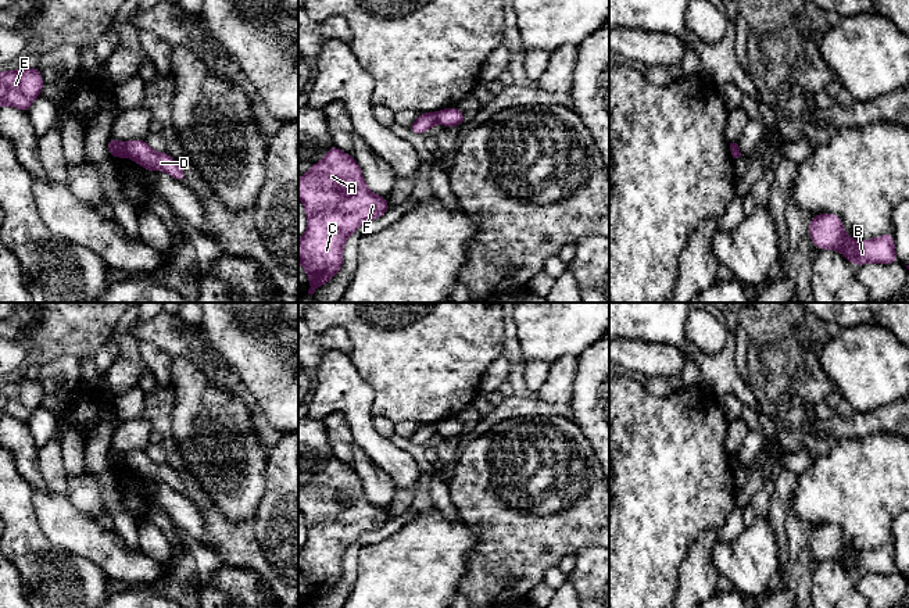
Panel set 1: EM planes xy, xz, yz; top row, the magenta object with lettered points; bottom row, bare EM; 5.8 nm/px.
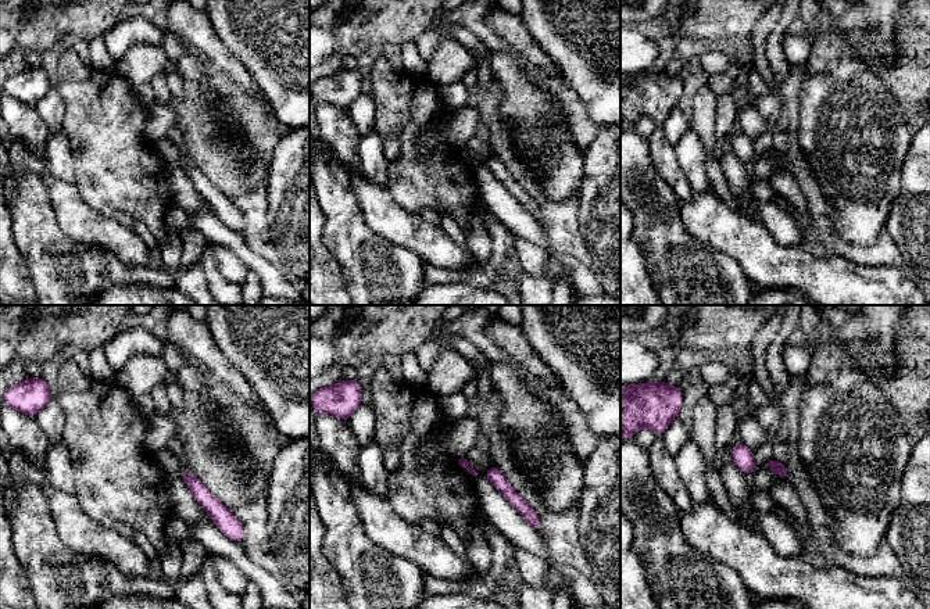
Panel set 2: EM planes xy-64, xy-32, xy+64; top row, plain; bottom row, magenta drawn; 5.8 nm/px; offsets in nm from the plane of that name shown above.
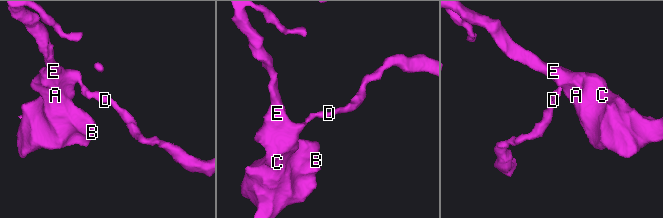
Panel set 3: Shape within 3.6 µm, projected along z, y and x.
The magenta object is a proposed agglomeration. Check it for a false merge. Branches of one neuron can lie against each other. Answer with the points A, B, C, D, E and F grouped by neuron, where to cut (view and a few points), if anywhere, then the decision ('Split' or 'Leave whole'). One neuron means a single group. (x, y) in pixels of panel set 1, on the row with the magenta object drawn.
Groups: A B C E F / D. Split along xy (124, 143), (126, 154). Split

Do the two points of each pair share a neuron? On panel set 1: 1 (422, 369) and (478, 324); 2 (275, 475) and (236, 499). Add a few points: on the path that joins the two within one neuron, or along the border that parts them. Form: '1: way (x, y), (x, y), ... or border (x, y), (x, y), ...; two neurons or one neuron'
1: way (436, 356), (464, 328); one neuron
2: border (269, 450), (264, 474), (264, 493), (256, 514); two neurons

